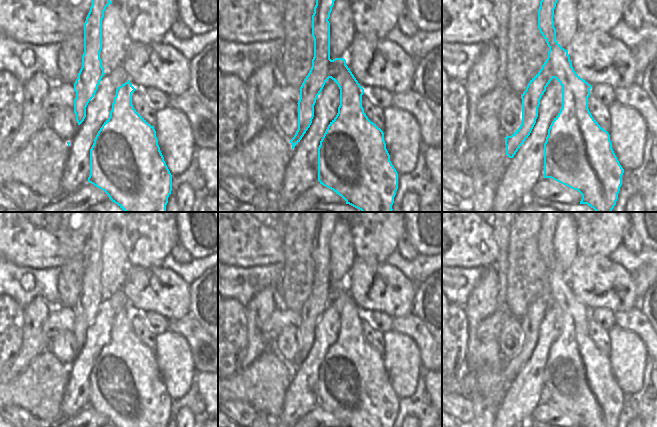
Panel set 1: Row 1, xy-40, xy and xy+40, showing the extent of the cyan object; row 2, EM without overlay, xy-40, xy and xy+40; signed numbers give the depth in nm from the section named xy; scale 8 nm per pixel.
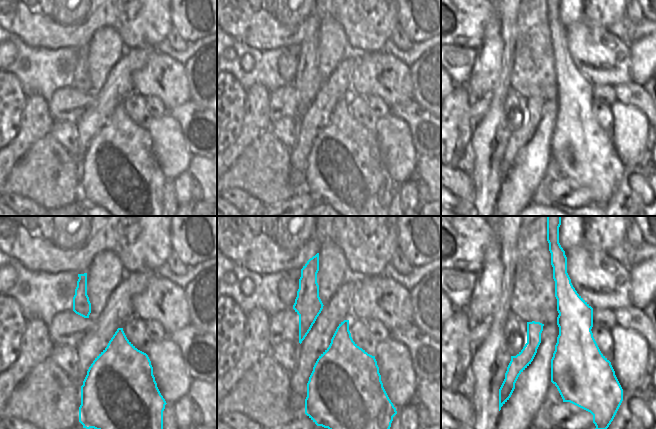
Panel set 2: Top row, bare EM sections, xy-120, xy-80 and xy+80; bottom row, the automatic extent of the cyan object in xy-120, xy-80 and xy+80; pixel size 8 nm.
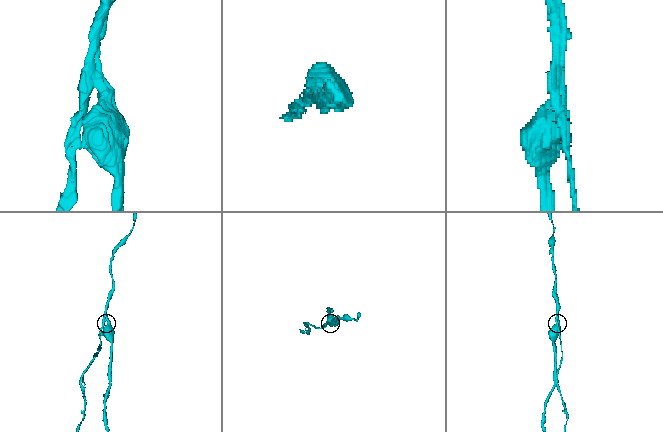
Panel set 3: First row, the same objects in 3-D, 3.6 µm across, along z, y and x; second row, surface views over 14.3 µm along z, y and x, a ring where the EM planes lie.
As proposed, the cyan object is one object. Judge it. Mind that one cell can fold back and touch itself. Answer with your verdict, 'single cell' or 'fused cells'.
fused cells

